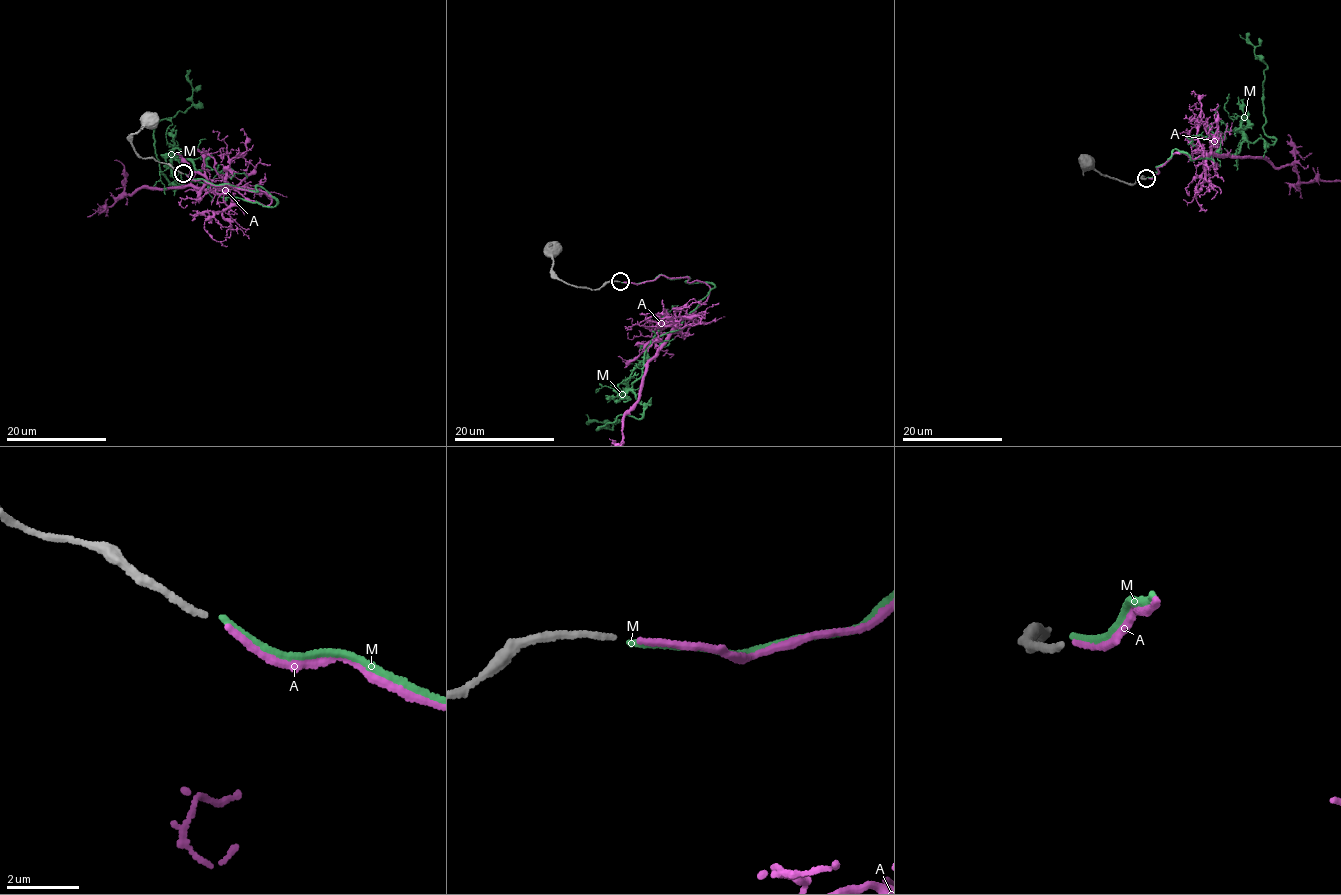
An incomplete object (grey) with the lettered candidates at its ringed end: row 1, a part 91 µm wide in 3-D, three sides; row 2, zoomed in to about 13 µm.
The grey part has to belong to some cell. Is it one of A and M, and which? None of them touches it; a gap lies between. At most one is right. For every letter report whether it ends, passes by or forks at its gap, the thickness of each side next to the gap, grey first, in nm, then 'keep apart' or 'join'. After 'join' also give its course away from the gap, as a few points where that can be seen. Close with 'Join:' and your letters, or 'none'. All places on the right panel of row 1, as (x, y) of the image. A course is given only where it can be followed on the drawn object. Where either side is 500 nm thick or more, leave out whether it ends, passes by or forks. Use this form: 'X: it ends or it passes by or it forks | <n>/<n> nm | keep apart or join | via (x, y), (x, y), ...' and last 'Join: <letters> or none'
A: it ends | 160/160 nm | join
M: it ends | 160/160 nm | keep apart
Join: A

